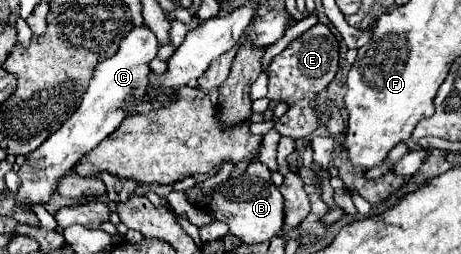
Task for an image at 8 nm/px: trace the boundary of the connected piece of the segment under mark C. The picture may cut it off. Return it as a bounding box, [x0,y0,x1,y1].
[16,26,158,208]

